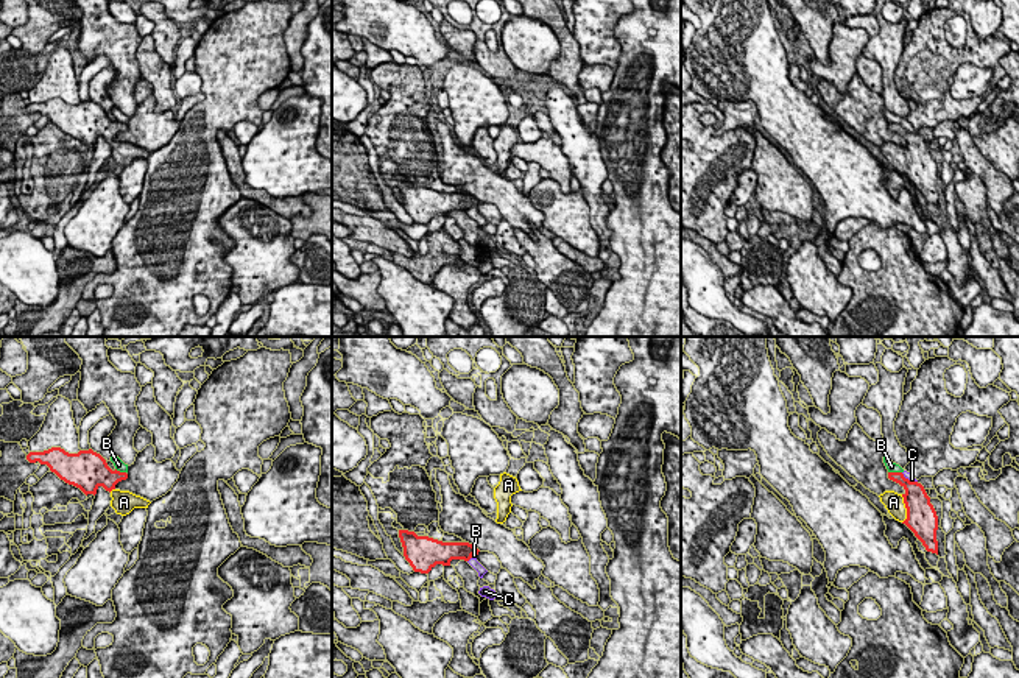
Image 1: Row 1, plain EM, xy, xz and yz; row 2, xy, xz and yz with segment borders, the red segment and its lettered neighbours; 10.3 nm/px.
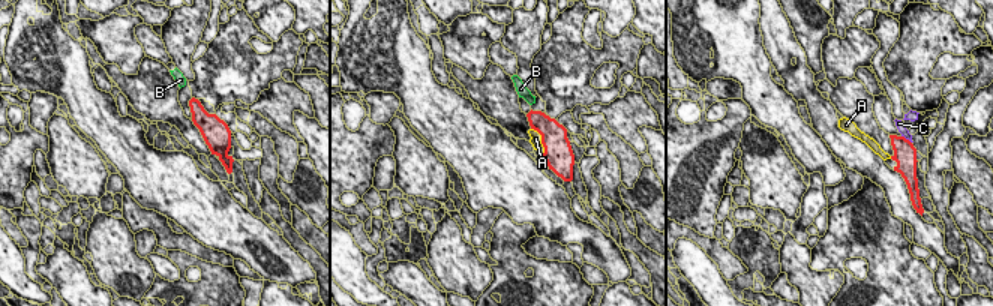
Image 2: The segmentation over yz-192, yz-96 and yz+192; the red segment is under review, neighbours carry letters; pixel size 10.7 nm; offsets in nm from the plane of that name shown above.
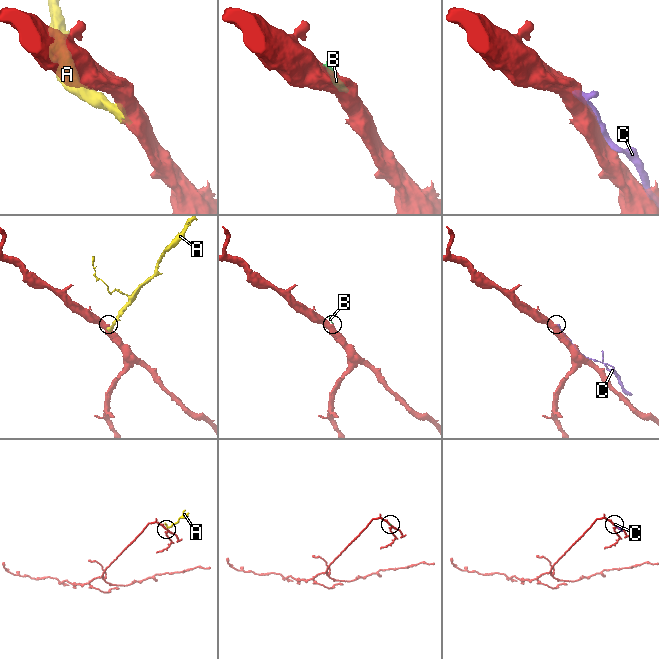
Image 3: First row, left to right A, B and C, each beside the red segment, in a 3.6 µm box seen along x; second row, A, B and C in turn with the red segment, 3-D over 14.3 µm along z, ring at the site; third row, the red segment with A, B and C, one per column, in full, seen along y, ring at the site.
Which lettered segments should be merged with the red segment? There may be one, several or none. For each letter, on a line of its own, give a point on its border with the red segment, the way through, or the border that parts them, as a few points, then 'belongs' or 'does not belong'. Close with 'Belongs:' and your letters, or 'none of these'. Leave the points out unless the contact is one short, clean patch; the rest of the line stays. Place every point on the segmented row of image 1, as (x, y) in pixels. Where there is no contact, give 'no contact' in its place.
A: meets red in yz at (906, 507); belongs
B: meets red in yz at (895, 473); border along yz (888, 471), (901, 473); does not belong
C: meets red in xz at (469, 558); does not belong
Belongs: A

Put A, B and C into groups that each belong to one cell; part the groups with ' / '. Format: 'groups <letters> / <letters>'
groups A / B C

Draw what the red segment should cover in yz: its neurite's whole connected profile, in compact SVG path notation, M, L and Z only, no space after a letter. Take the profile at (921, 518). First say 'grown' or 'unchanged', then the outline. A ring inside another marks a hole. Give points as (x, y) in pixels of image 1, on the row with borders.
grown; M888 472L888 478L899 483L905 493L885 491L879 496L880 502L896 521L915 533L927 552L938 555L938 516L924 486L910 482L902 472Z

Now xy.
grown; M51 447L44 452L30 452L26 460L30 463L39 461L41 464L47 464L61 480L79 488L86 496L95 496L97 489L103 486L111 493L111 507L117 514L126 516L134 508L148 508L151 503L129 491L117 489L115 485L126 480L128 474L117 469L112 471L106 460L92 449L69 454L61 447Z

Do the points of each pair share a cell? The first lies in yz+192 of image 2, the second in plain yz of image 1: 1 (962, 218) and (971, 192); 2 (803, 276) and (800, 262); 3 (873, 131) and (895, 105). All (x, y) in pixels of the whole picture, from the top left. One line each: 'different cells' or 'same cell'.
1: same cell
2: same cell
3: different cells

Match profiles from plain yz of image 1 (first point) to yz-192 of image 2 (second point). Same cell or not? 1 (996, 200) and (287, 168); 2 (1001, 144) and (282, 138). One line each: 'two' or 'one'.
1: one
2: two

